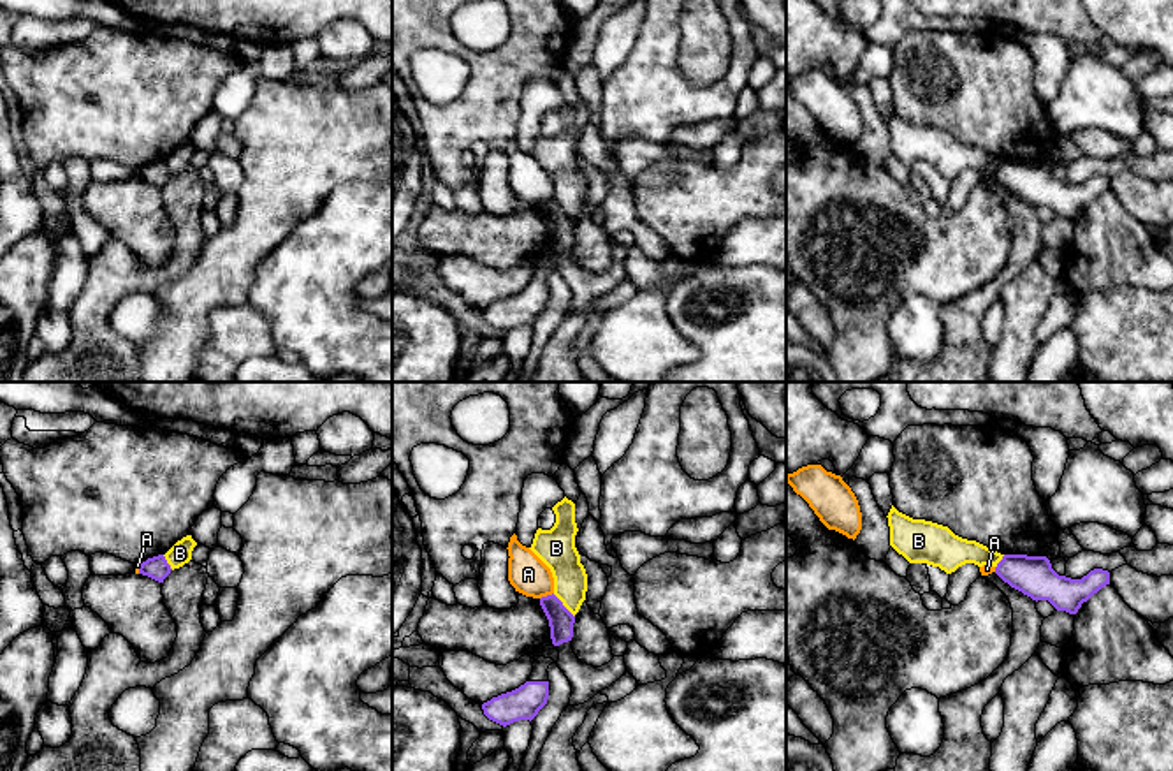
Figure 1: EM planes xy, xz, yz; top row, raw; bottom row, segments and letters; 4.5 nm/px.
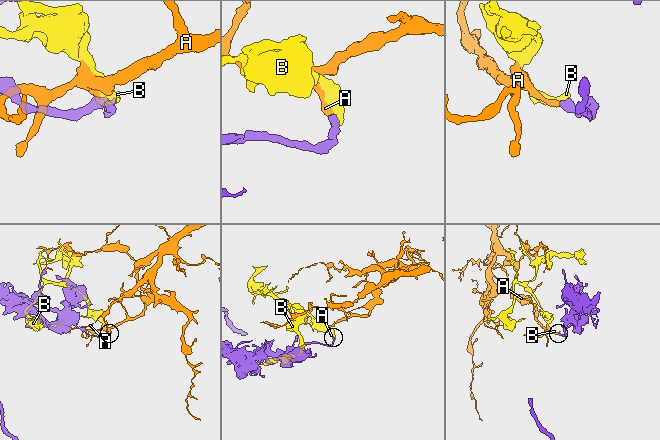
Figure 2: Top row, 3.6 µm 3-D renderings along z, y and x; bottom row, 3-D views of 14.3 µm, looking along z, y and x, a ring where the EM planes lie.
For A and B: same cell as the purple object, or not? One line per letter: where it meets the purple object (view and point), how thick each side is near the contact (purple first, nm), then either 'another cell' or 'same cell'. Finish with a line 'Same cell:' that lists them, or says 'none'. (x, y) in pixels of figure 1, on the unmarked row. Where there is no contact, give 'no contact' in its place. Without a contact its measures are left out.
A: meets purple in xz at (547, 201); 110 nm thick on the purple side, 180 nm on the other; another cell
B: meets purple in xz at (563, 212); 110 nm thick on the purple side, 170 nm on the other; another cell
Same cell: none

